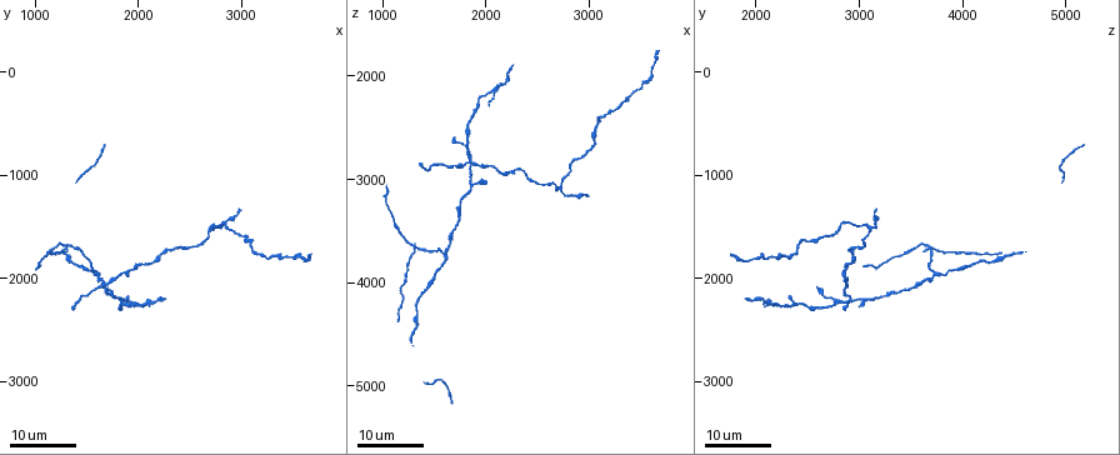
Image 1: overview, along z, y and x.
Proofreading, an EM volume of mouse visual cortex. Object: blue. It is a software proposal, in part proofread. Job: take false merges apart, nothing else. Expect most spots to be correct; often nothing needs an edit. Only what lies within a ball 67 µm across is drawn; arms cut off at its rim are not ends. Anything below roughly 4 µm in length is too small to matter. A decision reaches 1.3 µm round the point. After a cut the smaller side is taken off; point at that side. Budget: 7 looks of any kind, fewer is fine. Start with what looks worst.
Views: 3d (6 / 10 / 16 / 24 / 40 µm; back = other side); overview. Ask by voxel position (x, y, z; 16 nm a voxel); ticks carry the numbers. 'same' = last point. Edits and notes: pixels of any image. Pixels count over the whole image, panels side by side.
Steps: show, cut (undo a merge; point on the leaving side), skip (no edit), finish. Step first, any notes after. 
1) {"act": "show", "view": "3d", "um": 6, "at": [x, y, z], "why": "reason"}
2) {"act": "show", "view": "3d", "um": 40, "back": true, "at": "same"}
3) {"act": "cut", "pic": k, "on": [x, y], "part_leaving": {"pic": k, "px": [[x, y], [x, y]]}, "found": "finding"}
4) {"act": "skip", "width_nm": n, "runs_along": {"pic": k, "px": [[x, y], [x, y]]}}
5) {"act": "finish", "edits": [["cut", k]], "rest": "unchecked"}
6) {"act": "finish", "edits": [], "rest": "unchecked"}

{"act": "show", "view": "3d", "um": 16, "at": [1320, 1680, 3660], "why": "looks like a crossing"}

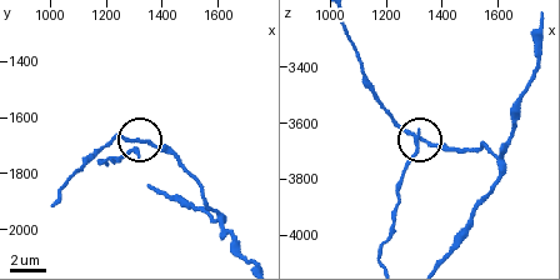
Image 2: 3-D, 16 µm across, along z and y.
{"act": "show", "view": "3d", "um": 6, "at": "same"}

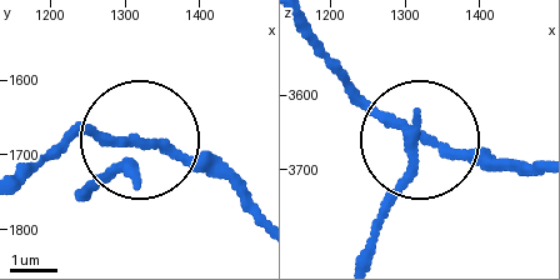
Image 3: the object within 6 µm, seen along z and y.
{"act": "skip", "side_arm_um": 13, "runs_along": {"pic": 3, "px": [[259, 214], [151, 146], [91, 198]]}, "found": "all the same neuron"}

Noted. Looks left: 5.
{"act": "show", "view": "3d", "um": 24, "at": [2720, 1520, 3080], "why": "a fork"}

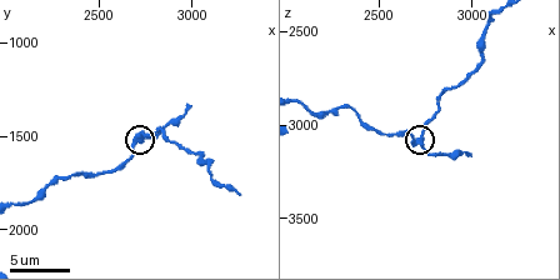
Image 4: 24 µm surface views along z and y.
{"act": "show", "view": "3d", "um": 6, "at": "same"}

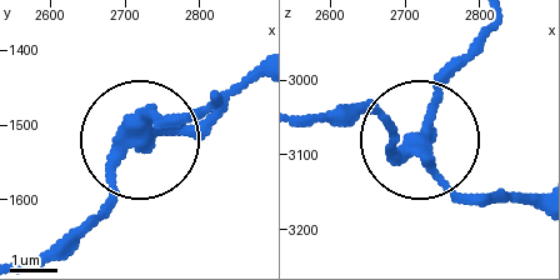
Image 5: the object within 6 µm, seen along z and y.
{"act": "skip", "width_nm": 270, "runs_along": {"pic": 5, "px": [[306, 114], [378, 118], [449, 186], [493, 198]]}, "found": "all the same neuron"}

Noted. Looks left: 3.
{"act": "show", "view": "3d", "um": 24, "at": [1820, 2220, 2800], "why": "three-way junction"}

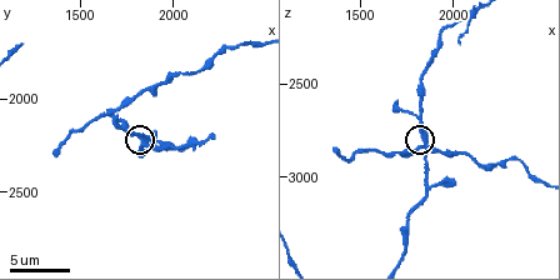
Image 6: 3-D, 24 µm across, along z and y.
{"act": "show", "view": "3d", "um": 6, "at": [1840, 2240, 2760]}

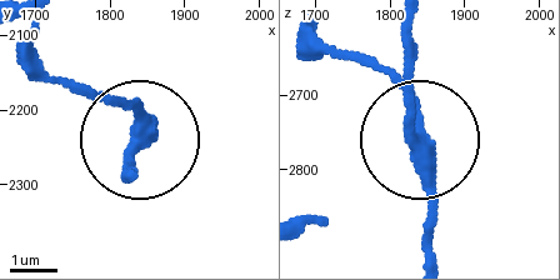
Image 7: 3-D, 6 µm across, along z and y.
{"act": "skip", "arms": 3, "found": "continuous, no second neuron"}

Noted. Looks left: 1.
{"act": "finish", "edits": [], "rest": "unchecked"}

